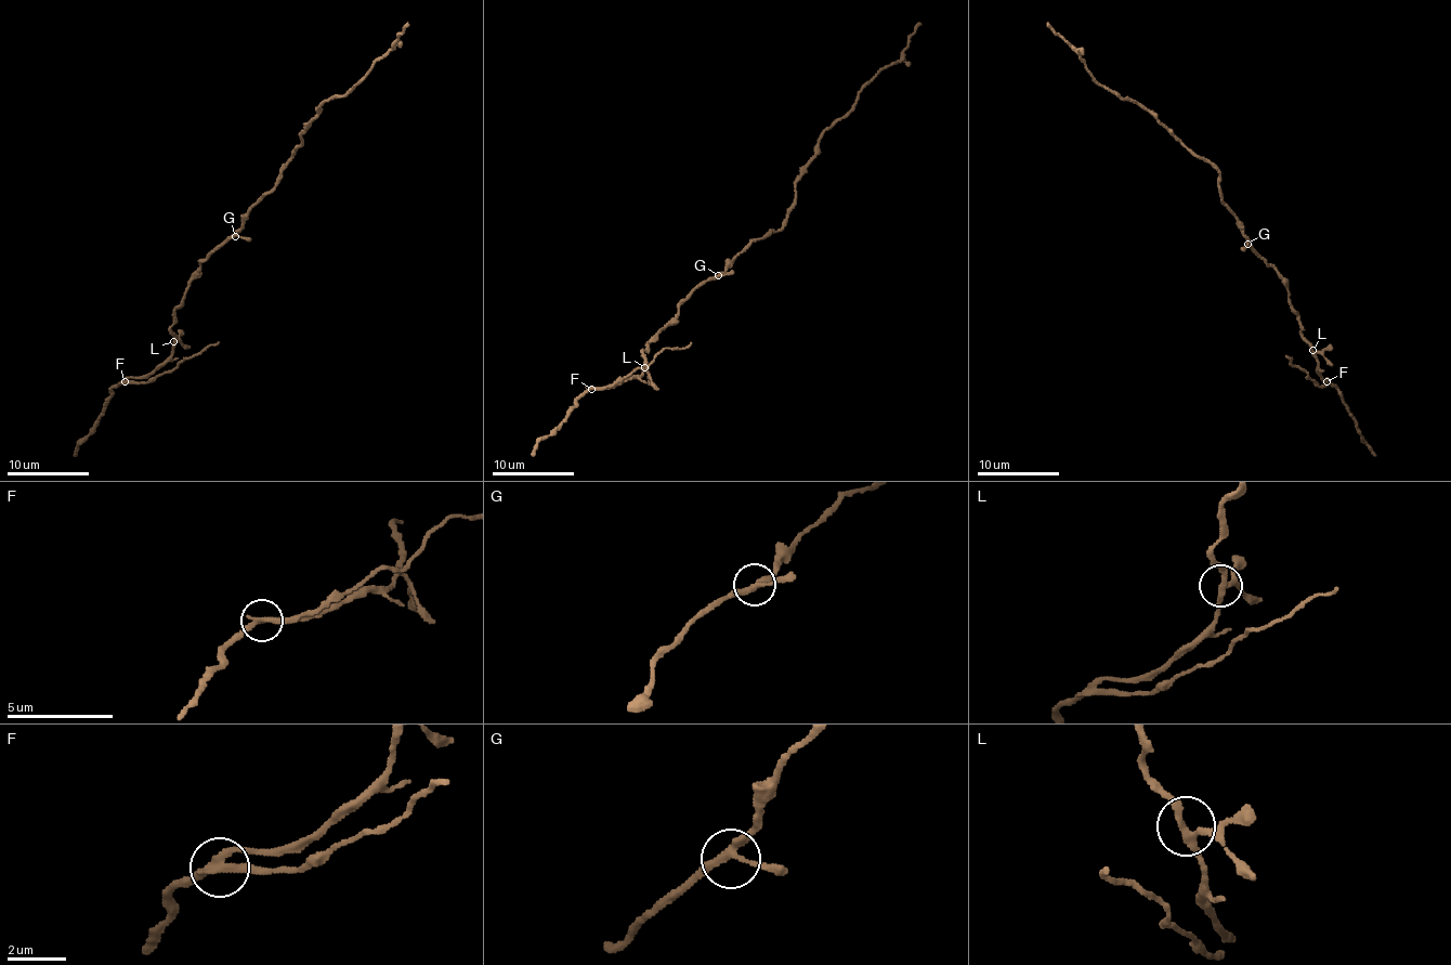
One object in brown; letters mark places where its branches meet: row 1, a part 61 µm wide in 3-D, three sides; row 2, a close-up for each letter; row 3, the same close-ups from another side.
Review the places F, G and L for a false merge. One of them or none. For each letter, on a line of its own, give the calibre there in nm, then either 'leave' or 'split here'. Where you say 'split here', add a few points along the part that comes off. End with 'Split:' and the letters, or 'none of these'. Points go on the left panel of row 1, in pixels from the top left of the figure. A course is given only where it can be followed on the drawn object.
F: calibre 240 nm; split here; course (126, 381), (145, 382), (219, 342)
G: calibre 240 nm; leave
L: calibre 240 nm; leave
Split: F

